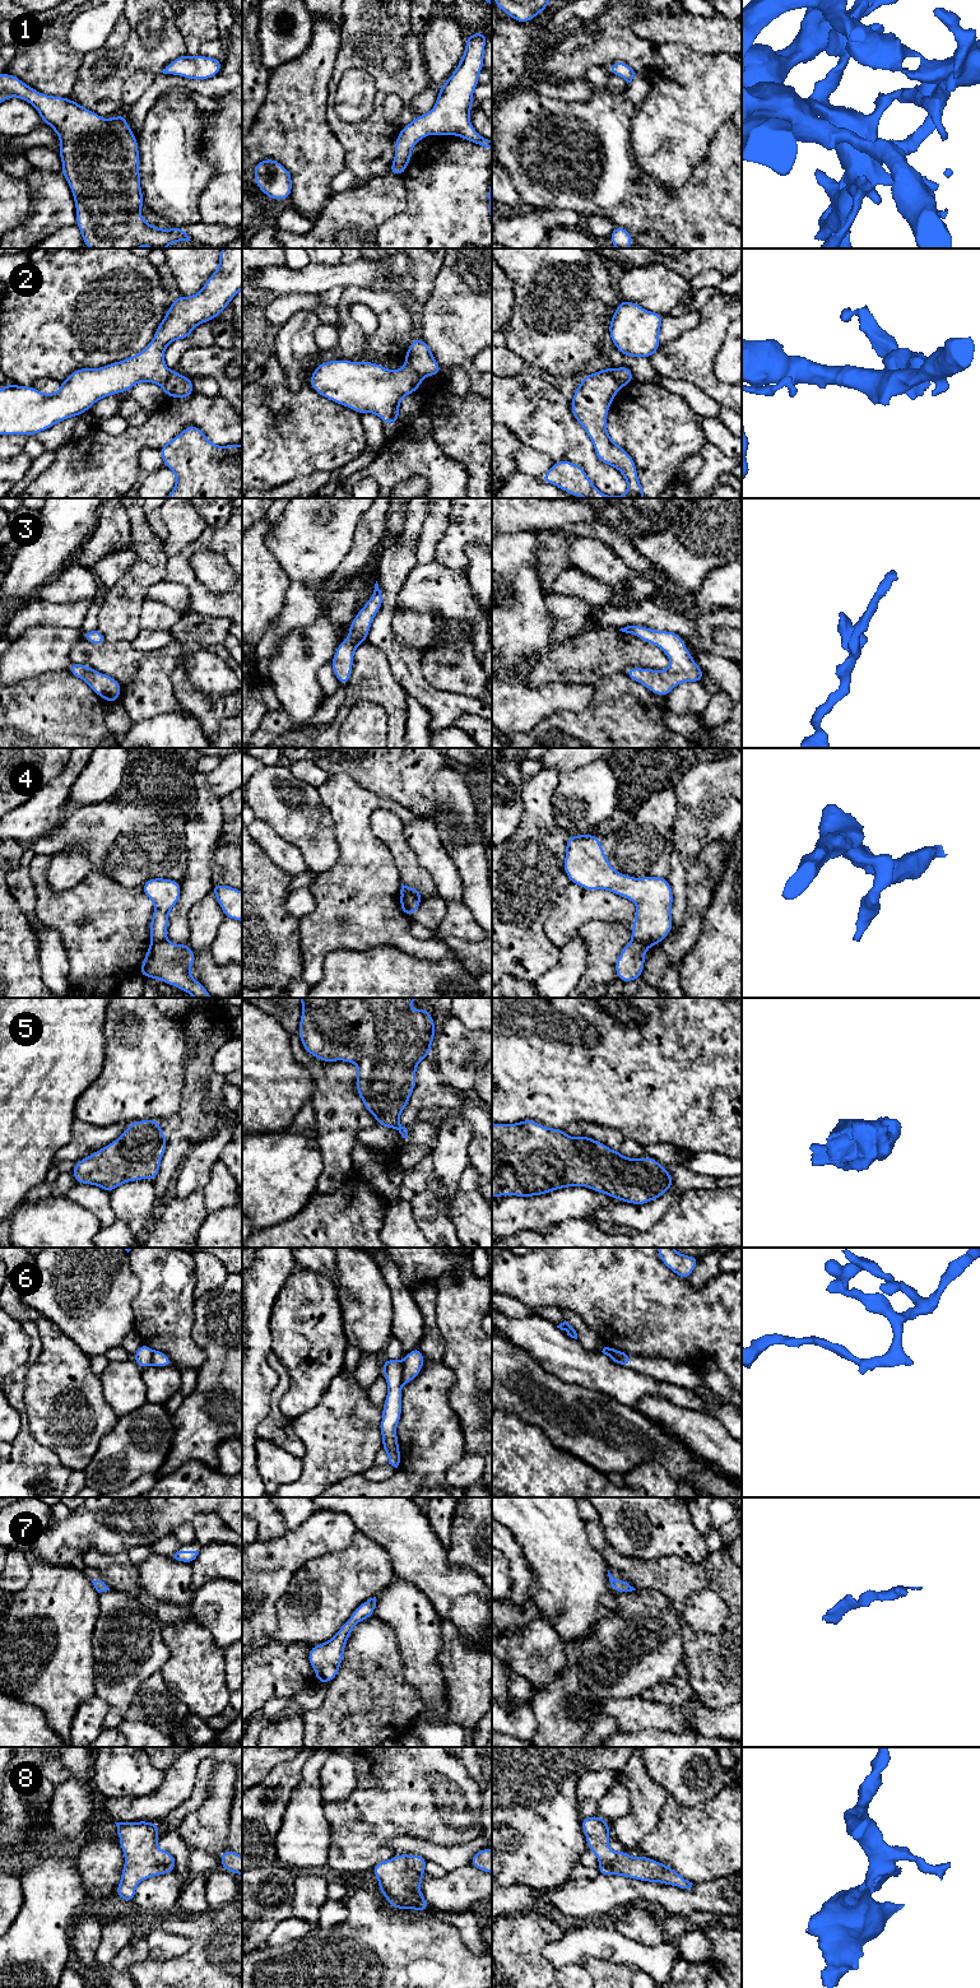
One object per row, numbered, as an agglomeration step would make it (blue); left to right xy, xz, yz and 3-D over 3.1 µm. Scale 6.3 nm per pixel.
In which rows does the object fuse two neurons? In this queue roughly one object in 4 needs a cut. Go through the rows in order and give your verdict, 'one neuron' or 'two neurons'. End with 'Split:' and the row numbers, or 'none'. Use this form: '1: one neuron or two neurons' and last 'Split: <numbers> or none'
1: one neuron
2: two neurons
3: one neuron
4: two neurons
5: one neuron
6: two neurons
7: one neuron
8: one neuron
Split: 2, 4, 6

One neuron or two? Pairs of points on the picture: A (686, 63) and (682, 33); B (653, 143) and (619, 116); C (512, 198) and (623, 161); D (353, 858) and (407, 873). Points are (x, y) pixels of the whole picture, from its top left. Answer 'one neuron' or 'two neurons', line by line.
A: two neurons
B: two neurons
C: two neurons
D: two neurons

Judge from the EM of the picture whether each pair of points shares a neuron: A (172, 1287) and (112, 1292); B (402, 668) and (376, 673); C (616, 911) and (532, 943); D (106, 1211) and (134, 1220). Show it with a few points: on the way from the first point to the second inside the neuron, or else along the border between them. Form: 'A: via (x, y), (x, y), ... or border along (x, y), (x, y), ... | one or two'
A: border along (130, 1260), (138, 1280), (134, 1319) | two
B: border along (374, 645), (386, 658), (393, 677), (407, 696) | two
C: border along (551, 907), (544, 924), (544, 933), (560, 948) | two
D: border along (108, 1193), (111, 1208), (116, 1218) | two

